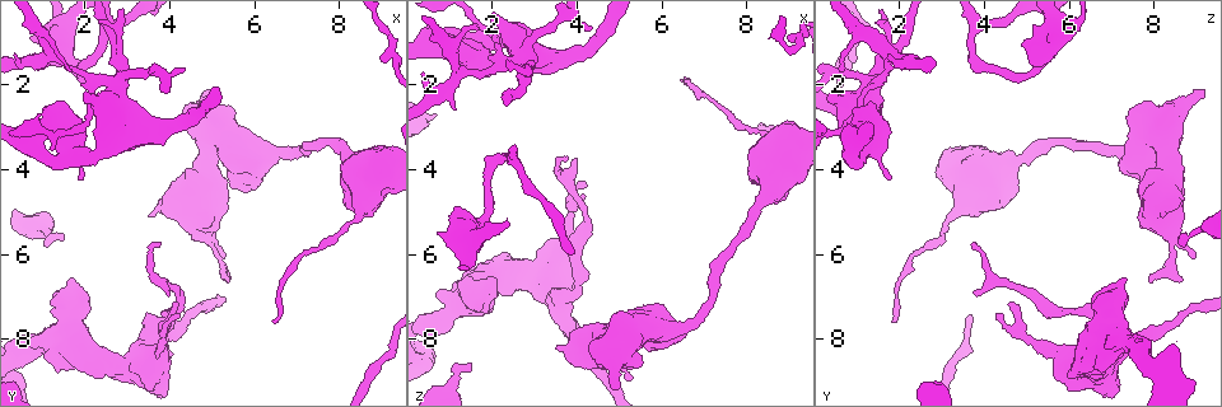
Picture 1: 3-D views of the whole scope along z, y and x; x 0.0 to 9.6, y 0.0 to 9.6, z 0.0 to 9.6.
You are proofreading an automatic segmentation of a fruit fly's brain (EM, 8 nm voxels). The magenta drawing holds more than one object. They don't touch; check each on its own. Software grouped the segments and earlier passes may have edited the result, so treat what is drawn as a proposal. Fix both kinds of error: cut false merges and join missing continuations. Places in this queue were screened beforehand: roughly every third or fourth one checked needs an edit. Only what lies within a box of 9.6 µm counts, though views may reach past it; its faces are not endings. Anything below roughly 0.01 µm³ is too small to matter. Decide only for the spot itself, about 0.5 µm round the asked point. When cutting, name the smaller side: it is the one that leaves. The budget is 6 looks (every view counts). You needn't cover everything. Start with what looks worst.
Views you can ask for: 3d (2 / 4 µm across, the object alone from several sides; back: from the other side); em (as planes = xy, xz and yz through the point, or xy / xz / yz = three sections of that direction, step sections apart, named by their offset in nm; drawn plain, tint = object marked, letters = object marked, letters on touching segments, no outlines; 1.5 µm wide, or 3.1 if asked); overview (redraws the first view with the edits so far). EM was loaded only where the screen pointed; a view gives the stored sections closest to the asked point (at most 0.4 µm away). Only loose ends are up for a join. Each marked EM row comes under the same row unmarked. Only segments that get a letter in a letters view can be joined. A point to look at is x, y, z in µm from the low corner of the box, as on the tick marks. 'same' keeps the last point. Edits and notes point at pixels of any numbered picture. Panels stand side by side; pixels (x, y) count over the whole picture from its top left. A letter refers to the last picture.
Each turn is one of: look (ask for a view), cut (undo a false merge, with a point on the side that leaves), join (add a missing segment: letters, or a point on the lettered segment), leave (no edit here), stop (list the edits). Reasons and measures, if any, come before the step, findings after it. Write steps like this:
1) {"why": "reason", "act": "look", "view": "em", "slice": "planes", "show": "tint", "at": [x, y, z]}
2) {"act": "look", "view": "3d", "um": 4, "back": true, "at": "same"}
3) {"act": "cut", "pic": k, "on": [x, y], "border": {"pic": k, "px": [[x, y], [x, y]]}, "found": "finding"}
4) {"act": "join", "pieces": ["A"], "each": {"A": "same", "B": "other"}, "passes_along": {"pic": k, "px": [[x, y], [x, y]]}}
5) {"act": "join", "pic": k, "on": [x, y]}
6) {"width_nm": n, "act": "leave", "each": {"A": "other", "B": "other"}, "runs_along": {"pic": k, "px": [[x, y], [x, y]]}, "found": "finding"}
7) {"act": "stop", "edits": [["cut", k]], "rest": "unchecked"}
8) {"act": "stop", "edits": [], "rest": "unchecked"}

{"why": "free end", "act": "look", "view": "em", "slice": "xz", "step": 4, "show": "letters", "at": [1.55, 5.65, 8.60]}

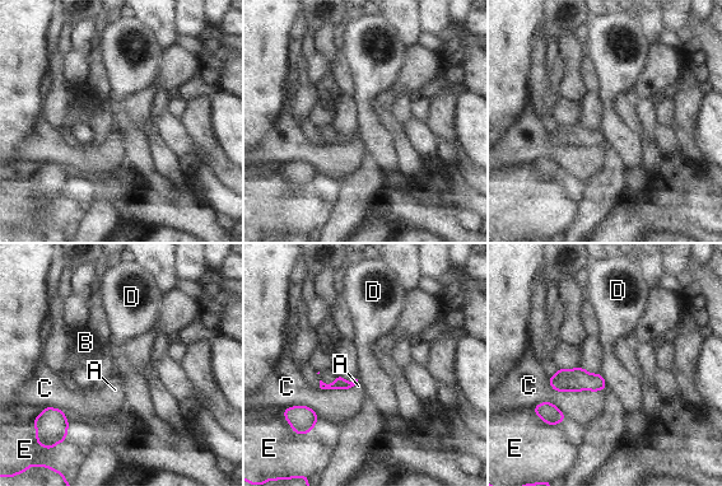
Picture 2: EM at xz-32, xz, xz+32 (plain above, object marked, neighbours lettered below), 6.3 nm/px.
{"act": "leave", "each": {"A": "other", "B": "other", "C": "other", "D": "other", "E": "other"}, "border": {"pic": 2, "px": [[600, 374], [606, 387]]}, "found": "no lettered segment goes on from it"}

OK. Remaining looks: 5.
{"why": "branch stops here", "act": "look", "view": "3d", "um": 2, "at": [4.35, 1.60, 0.70]}

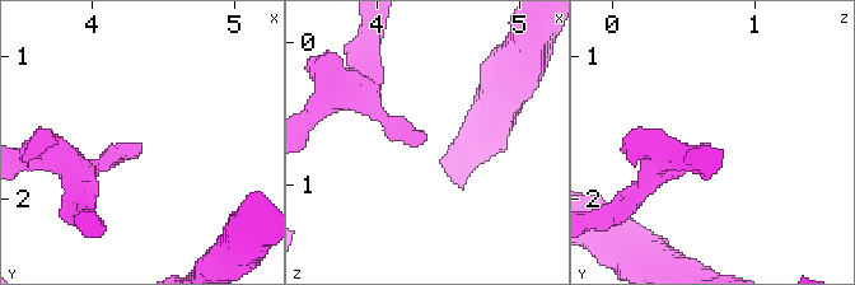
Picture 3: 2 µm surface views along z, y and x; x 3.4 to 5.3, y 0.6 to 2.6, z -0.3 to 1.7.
{"why": "need the tissue", "act": "look", "view": "em", "slice": "planes", "show": "letters", "at": [4.34, 1.60, 0.70]}

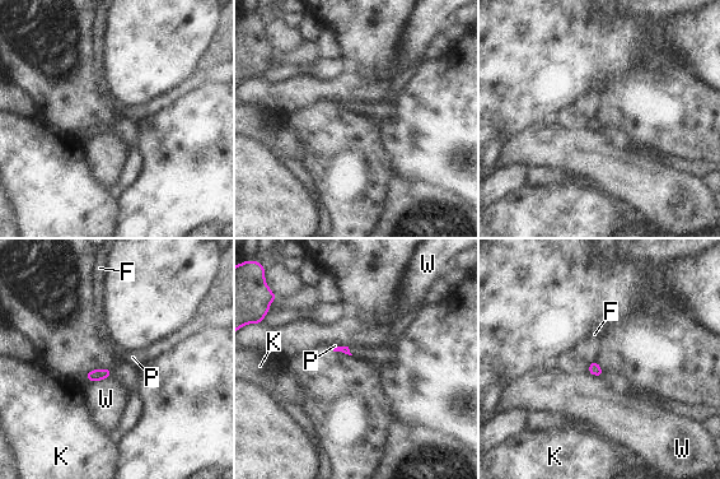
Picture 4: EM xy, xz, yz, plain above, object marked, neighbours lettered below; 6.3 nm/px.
{"act": "leave", "each": {"F": "other", "K": "other", "P": "other", "W": "other"}, "border": {"pic": 4, "px": [[347, 347], [353, 354]]}, "found": "none of them fits"}

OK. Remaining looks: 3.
{"why": "sudden change in width", "act": "look", "view": "3d", "um": 4, "at": [3.90, 7.80, 4.80]}

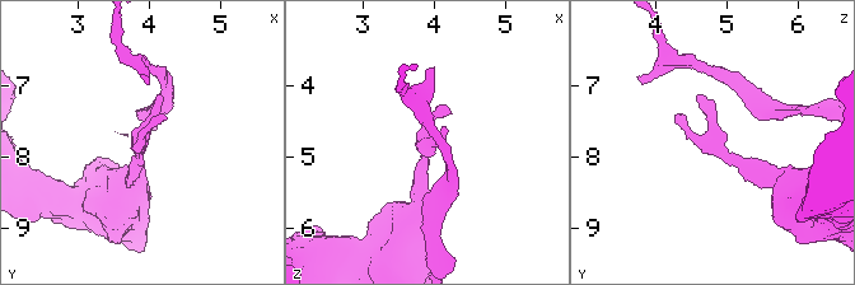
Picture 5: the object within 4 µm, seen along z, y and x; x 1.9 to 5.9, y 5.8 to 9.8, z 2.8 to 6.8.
{"why": "shape alone is not enough", "act": "look", "view": "em", "slice": "yz", "step": 4, "show": "tint", "at": [3.90, 7.75, 4.85]}

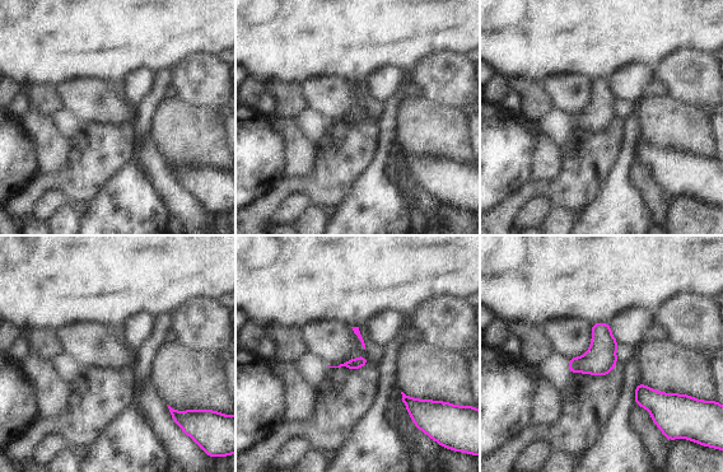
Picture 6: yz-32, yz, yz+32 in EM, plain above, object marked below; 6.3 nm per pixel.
{"why": "another direction", "act": "look", "view": "em", "slice": "planes", "show": "letters", "at": "same"}

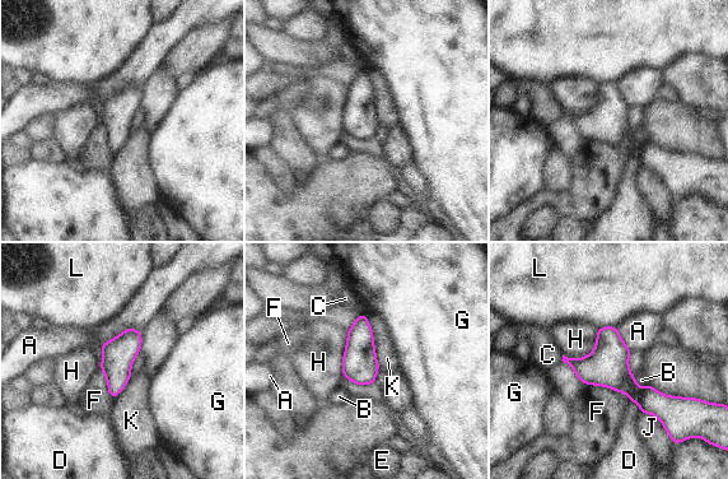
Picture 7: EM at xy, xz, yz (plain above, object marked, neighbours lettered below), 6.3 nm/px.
{"longest_contact_nm": ["K", 360], "act": "leave", "each": {"A": "other", "B": "other", "C": "other", "D": "other", "E": "other", "F": "other", "G": "other", "H": "other", "J": "other", "K": "other", "L": "other"}, "border": {"pic": 7, "px": [[364, 314], [379, 367]]}, "found": "all the same neuron"}

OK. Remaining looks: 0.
{"act": "stop", "edits": [], "rest": "unchecked"}

